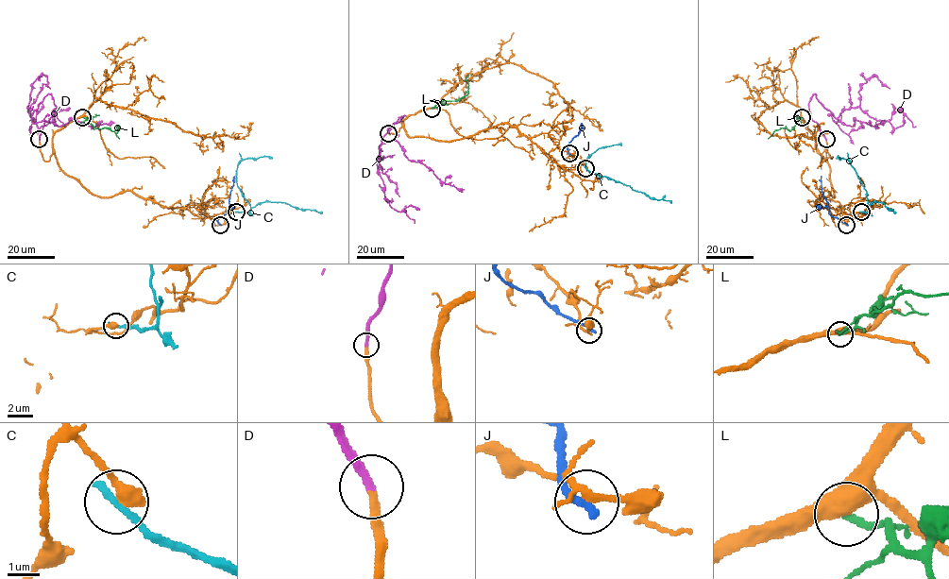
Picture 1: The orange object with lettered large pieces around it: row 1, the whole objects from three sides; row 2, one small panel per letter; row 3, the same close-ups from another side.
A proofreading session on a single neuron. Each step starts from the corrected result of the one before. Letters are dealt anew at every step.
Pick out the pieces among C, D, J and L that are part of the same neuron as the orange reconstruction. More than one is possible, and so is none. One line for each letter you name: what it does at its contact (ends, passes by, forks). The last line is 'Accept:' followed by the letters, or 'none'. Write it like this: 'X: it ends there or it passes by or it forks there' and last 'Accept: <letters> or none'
D: it ends there
Accept: D

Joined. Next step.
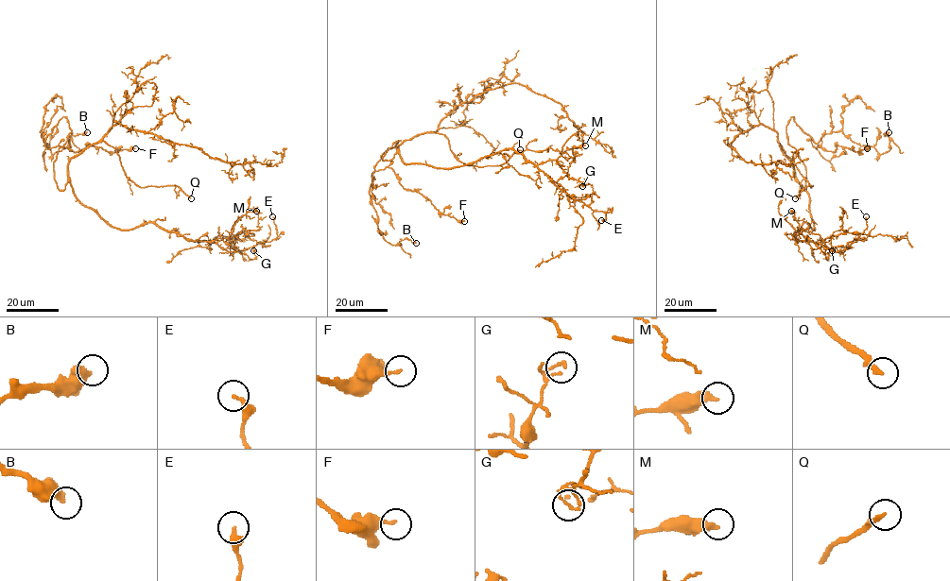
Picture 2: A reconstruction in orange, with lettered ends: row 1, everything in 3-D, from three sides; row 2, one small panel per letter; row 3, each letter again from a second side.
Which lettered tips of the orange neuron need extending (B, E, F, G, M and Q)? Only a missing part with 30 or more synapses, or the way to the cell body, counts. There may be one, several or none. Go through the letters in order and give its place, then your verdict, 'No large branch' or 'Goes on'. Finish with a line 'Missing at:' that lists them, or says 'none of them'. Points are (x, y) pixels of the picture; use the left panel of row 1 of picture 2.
B: Place: (87, 132). No large branch
E: Place: (272, 216). No large branch
F: Place: (135, 148). No large branch
G: Place: (253, 250). No large branch
M: Place: (256, 211). No large branch
Q: Place: (191, 198). No large branch
Missing at: none of them

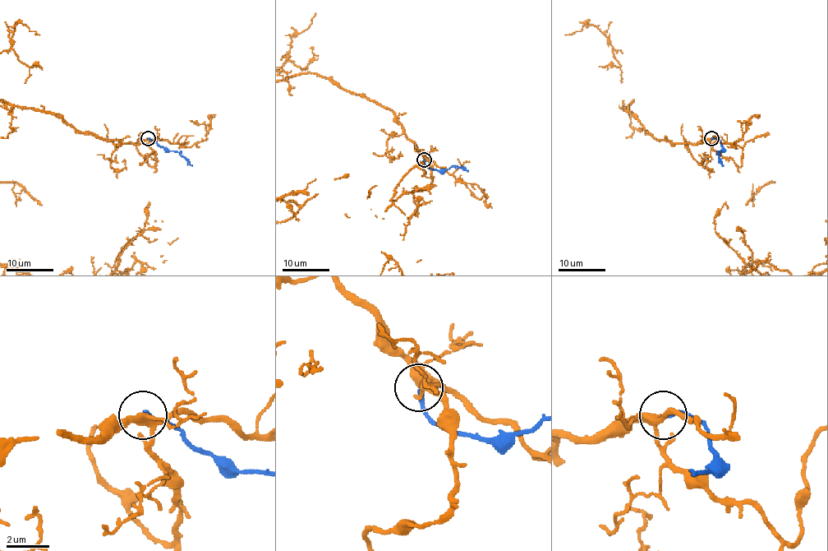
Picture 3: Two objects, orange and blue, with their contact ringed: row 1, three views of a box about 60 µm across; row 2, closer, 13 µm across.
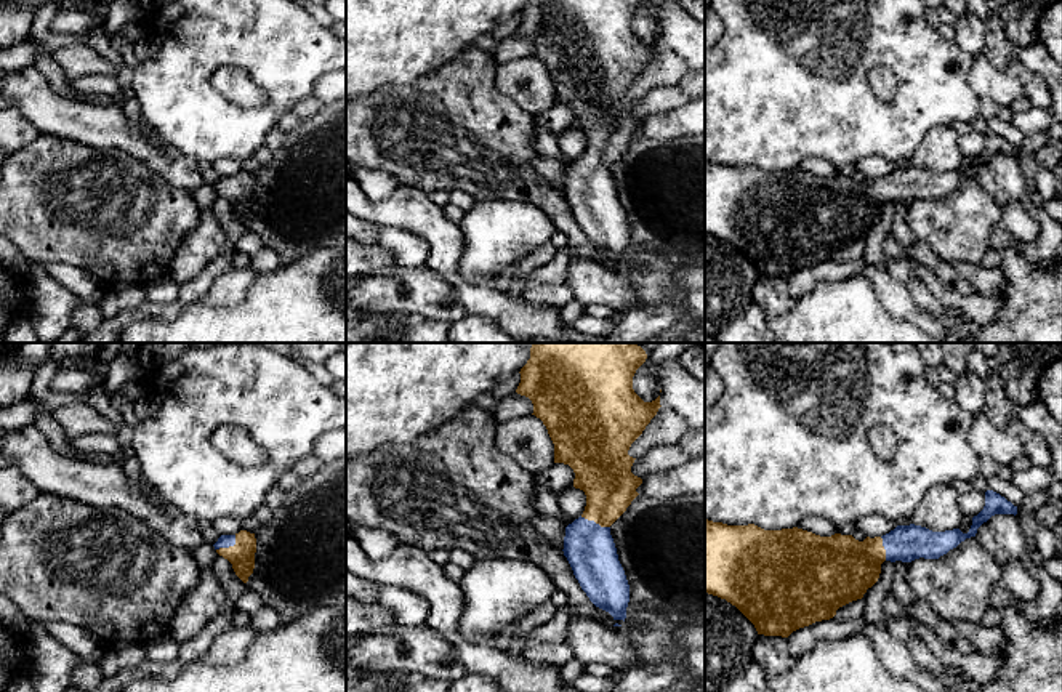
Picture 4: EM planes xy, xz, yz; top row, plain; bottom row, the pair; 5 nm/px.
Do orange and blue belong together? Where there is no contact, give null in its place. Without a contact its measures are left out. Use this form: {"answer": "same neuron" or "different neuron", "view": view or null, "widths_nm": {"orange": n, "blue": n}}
{"answer": "same neuron", "view": "xz", "widths_nm": {"orange": 280, "blue": 260}}

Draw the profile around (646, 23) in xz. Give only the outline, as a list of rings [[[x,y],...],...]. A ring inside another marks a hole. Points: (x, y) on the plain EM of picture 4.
[[[646,0],[636,11],[633,18],[633,30],[644,43],[652,43],[660,37],[660,10],[665,2],[670,0]]]

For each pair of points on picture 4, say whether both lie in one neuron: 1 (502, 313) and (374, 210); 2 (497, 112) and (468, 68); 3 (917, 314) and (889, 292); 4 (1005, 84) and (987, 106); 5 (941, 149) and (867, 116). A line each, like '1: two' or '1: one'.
1: one
2: one
3: one
4: two
5: two

